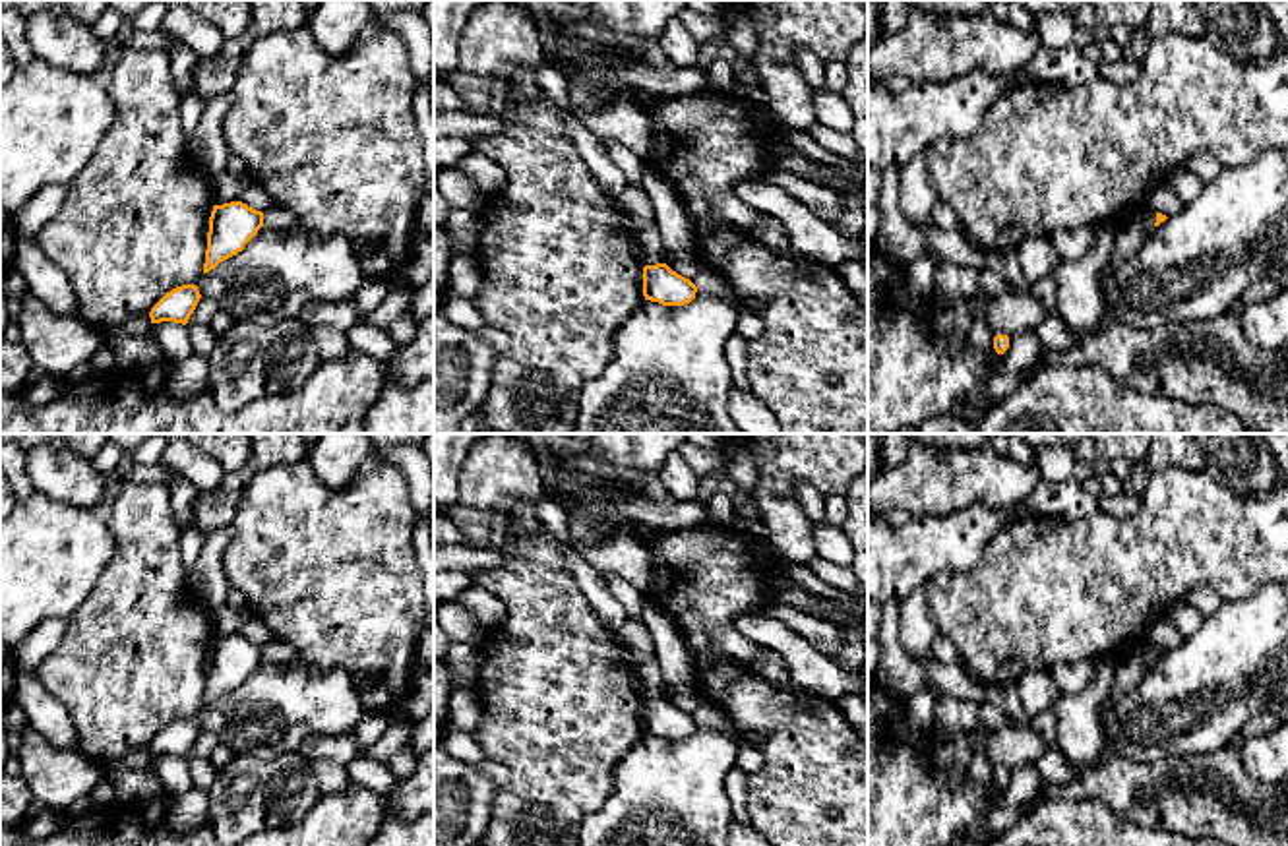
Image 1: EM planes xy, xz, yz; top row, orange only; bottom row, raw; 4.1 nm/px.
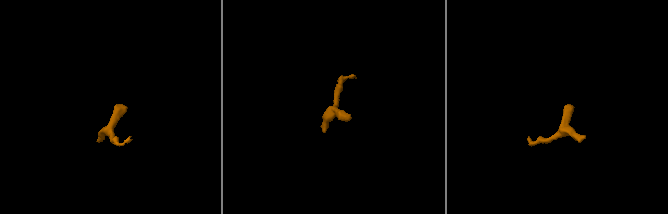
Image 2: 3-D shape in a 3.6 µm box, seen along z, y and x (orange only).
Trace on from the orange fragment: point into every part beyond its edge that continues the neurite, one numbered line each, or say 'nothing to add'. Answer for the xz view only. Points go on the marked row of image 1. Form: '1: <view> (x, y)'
nothing to add

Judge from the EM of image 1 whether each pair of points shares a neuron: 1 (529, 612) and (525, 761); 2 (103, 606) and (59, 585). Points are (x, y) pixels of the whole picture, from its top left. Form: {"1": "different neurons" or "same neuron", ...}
{"1": "same neuron", "2": "different neurons"}

